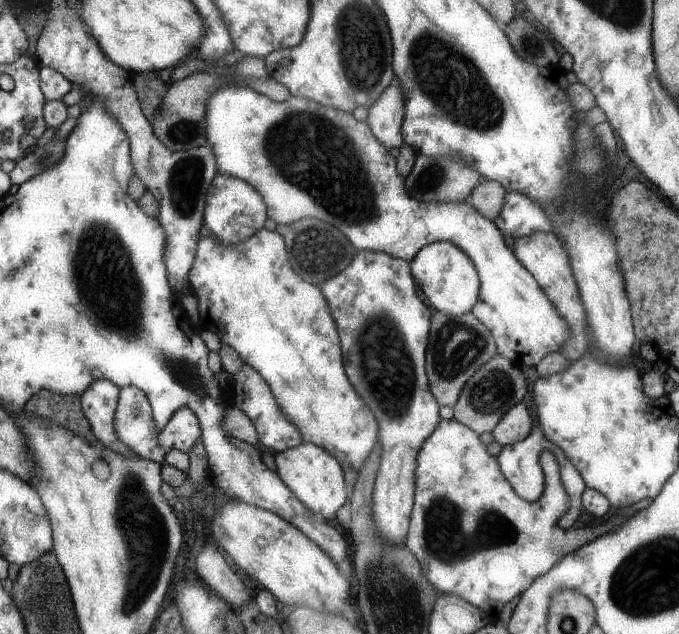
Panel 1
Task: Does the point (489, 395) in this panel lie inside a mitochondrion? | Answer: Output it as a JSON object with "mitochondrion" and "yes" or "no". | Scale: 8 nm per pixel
{"mitochondrion":"yes"}

